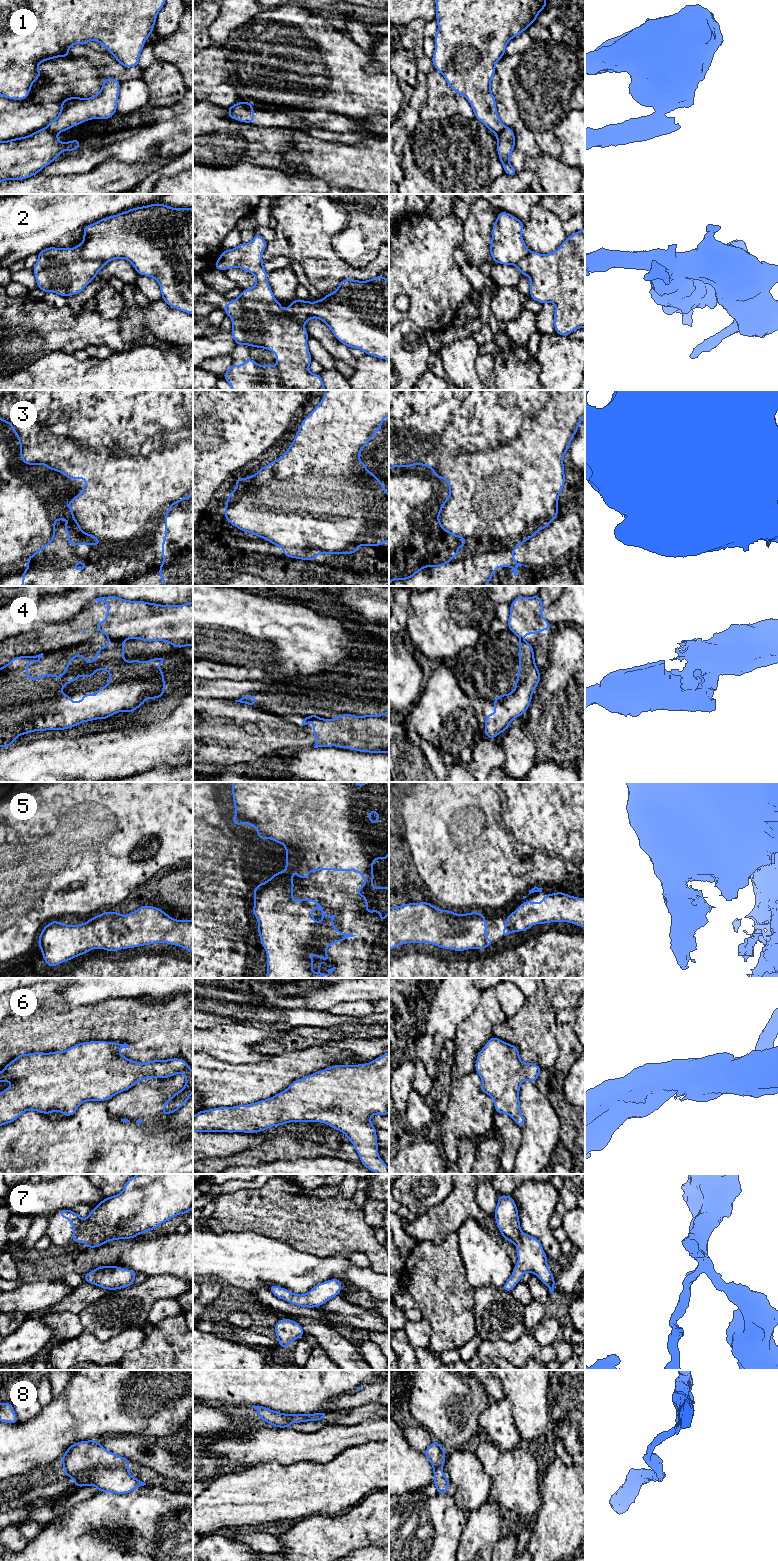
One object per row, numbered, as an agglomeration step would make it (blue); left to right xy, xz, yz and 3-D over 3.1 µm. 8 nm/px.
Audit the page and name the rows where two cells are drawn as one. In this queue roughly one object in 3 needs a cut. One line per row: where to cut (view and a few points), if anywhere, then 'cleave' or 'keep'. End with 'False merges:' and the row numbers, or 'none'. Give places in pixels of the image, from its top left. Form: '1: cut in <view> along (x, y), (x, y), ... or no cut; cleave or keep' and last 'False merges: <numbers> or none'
1: cut in xz along (239, 102), (252, 109); cleave
2: cut in xz along (276, 301), (278, 315), (281, 318), (302, 325); cleave
3: cut in xy along (70, 508), (163, 559); cleave
4: cut in xy along (108, 637), (123, 640); cleave
5: no cut; keep
6: no cut; keep
7: no cut; keep
8: cut in xy along (127, 1468), (94, 1467), (74, 1480); cleave
False merges: 1, 2, 3, 4, 8

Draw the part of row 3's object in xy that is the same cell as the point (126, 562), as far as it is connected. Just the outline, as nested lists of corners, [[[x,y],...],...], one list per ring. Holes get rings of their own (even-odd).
[[[77,508],[70,509],[71,516],[77,524],[79,532],[86,536],[96,538],[100,543],[70,543],[70,530],[64,528],[69,525],[70,520],[65,518],[54,518],[53,537],[38,551],[27,557],[27,569],[22,571],[23,579],[21,586],[167,586],[166,580],[161,574],[161,568],[166,564],[156,551],[145,549],[145,543],[135,534],[131,533],[128,537],[98,537],[94,532],[95,525],[89,523],[92,519],[98,519],[99,510],[86,517]],[[77,563],[87,564],[83,569],[74,569]]]

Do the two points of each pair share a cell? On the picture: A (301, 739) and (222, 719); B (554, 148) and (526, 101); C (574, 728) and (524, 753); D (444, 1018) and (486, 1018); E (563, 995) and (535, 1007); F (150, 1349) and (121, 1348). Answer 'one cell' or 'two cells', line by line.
A: one cell
B: one cell
C: two cells
D: two cells
E: two cells
F: two cells

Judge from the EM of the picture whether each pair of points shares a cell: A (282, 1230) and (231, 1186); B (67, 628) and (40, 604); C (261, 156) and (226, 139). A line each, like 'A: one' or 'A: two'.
A: two
B: two
C: one

